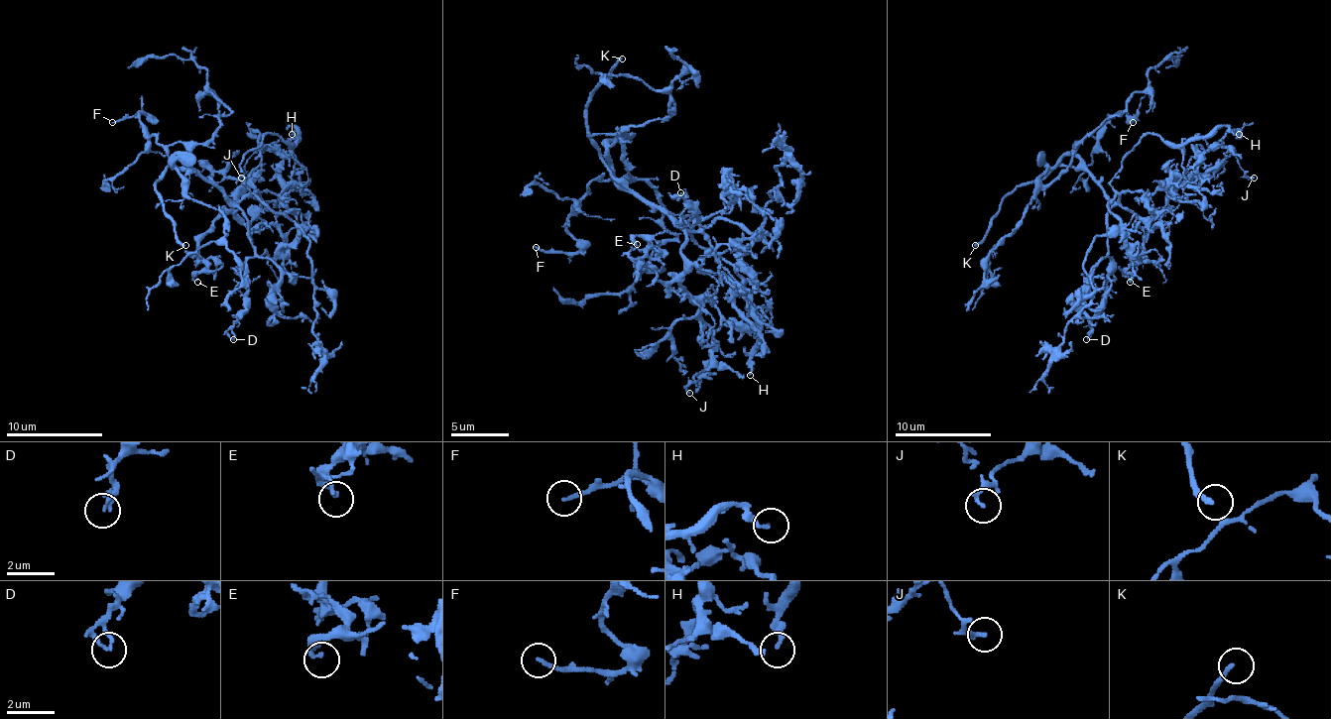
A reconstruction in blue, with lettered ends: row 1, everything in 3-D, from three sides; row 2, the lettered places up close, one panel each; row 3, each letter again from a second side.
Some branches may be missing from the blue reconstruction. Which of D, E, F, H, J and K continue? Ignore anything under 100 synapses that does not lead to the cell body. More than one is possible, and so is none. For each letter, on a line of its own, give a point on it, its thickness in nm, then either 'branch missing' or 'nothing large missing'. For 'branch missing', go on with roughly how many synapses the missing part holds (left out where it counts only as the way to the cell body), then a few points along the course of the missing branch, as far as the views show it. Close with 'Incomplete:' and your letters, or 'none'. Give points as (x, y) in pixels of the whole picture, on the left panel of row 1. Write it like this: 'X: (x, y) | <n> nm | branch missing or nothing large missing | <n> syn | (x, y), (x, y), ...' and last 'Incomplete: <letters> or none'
D: (233, 339) | 180 nm | nothing large missing
E: (197, 282) | 190 nm | nothing large missing
F: (112, 122) | 170 nm | nothing large missing
H: (292, 134) | 190 nm | nothing large missing
J: (241, 178) | 190 nm | nothing large missing
K: (185, 245) | 200 nm | branch missing
Incomplete: K

